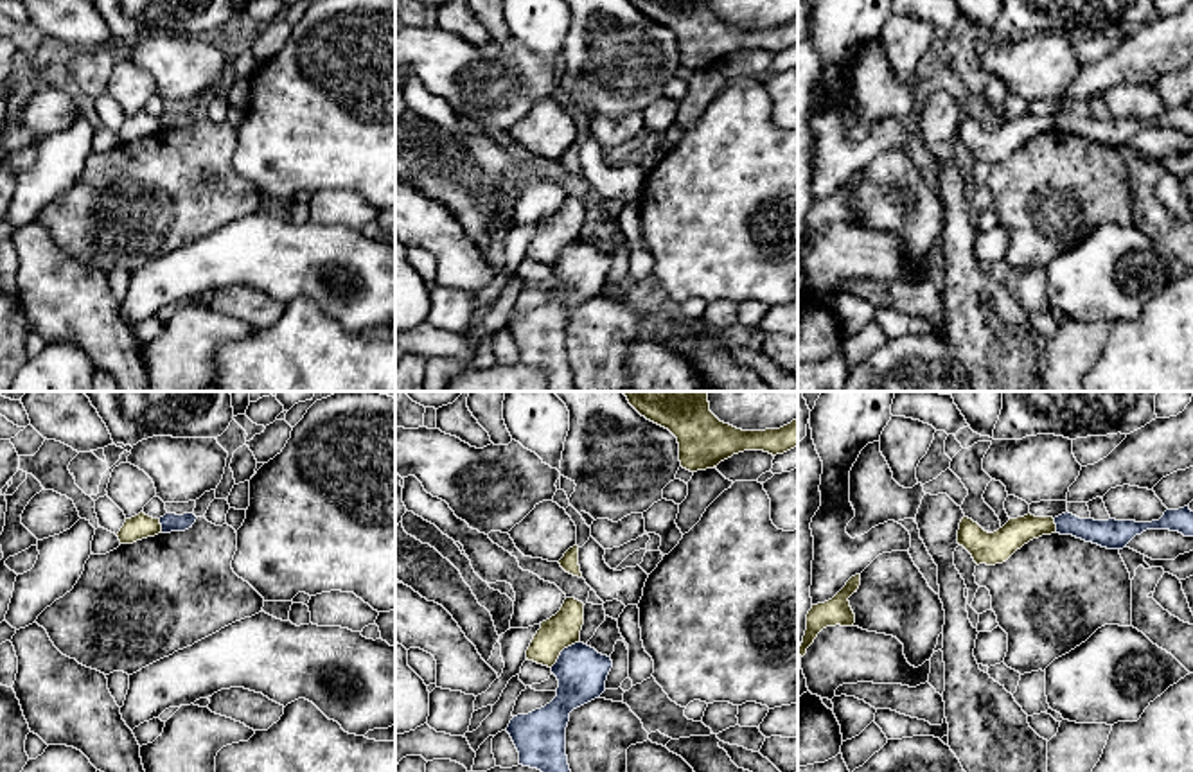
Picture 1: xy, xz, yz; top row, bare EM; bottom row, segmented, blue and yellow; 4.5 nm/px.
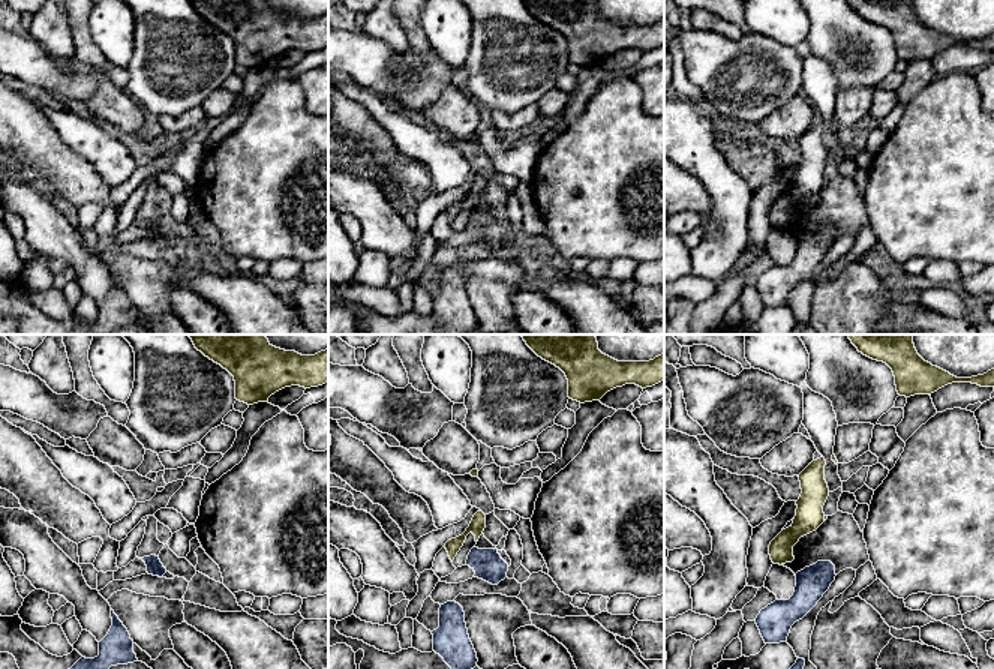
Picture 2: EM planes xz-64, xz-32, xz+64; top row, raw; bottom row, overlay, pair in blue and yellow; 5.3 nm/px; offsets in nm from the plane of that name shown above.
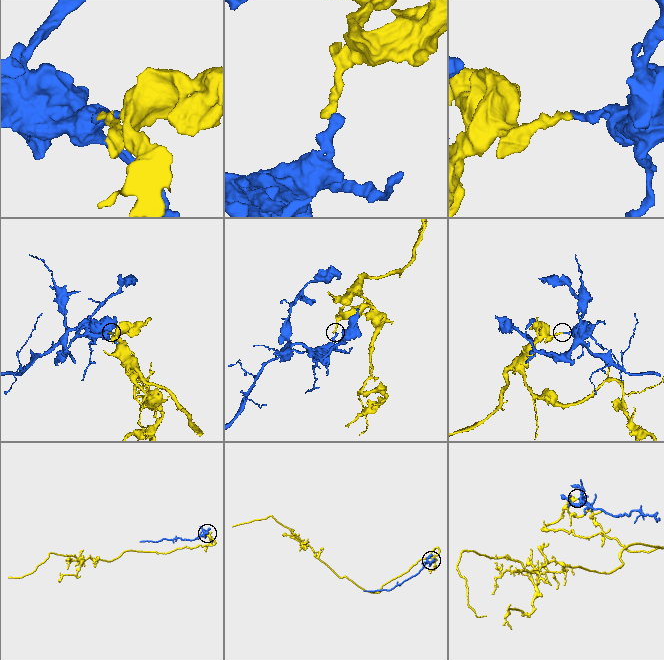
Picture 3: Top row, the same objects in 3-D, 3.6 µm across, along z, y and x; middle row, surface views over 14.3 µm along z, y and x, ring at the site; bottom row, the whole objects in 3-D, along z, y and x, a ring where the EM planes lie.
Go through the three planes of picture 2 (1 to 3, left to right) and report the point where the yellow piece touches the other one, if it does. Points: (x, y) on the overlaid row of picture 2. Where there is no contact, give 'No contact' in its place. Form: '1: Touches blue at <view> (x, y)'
1: No contact
2: No contact
3: No contact

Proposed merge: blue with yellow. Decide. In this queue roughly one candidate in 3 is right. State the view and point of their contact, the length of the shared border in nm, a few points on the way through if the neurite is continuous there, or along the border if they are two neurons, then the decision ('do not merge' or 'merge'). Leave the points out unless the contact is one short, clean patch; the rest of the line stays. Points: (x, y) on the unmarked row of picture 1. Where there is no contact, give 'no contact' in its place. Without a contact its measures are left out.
meets blue in xz at (563, 248); contact 180 nm long; border along xz (579, 237), (568, 243), (550, 264); do not merge

